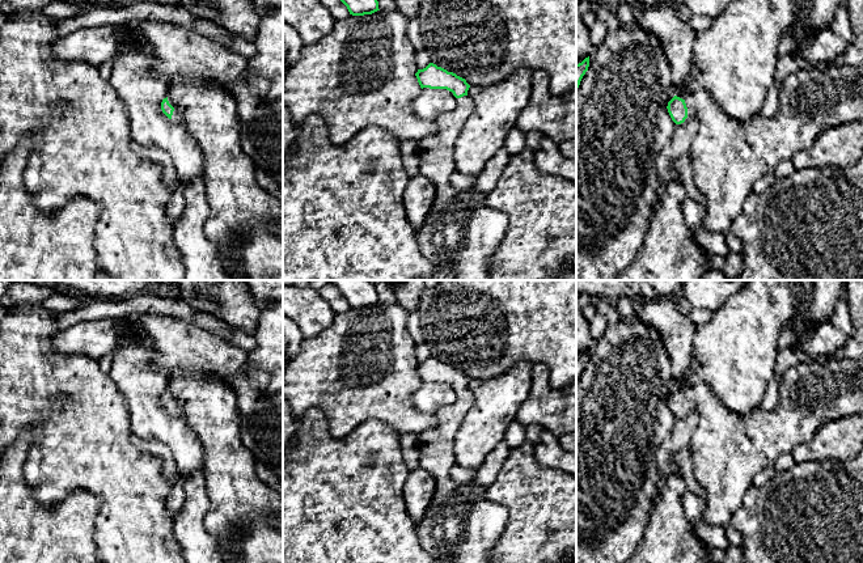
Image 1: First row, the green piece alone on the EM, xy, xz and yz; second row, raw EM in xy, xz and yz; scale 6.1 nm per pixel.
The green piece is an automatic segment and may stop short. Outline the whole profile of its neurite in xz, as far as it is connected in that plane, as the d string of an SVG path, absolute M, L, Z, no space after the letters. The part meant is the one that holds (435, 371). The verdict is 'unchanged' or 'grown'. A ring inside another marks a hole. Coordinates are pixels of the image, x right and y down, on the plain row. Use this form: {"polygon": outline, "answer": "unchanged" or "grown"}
{"polygon": "M433 356L418 363L415 369L422 382L447 382L457 391L454 403L436 410L436 427L418 435L420 466L436 481L430 507L424 517L415 524L419 542L431 555L431 563L490 563L492 547L508 522L509 512L487 498L487 487L474 481L457 483L450 477L450 469L456 465L454 437L474 402L474 395L468 389L470 378L465 372Z", "answer": "grown"}

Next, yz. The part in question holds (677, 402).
{"polygon": "M863 356L798 363L783 373L779 401L771 411L757 406L746 415L737 415L706 384L689 388L684 393L674 389L667 402L676 418L684 416L689 410L698 414L690 452L694 478L706 492L702 521L725 528L731 524L733 512L743 505L744 495L760 471L774 466L782 454L791 453L796 445L811 443L825 423L863 414Z", "answer": "grown"}

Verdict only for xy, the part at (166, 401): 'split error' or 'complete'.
split error

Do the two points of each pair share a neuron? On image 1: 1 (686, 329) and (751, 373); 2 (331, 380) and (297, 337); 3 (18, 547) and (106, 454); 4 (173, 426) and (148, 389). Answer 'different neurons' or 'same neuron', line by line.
1: different neurons
2: different neurons
3: different neurons
4: same neuron

